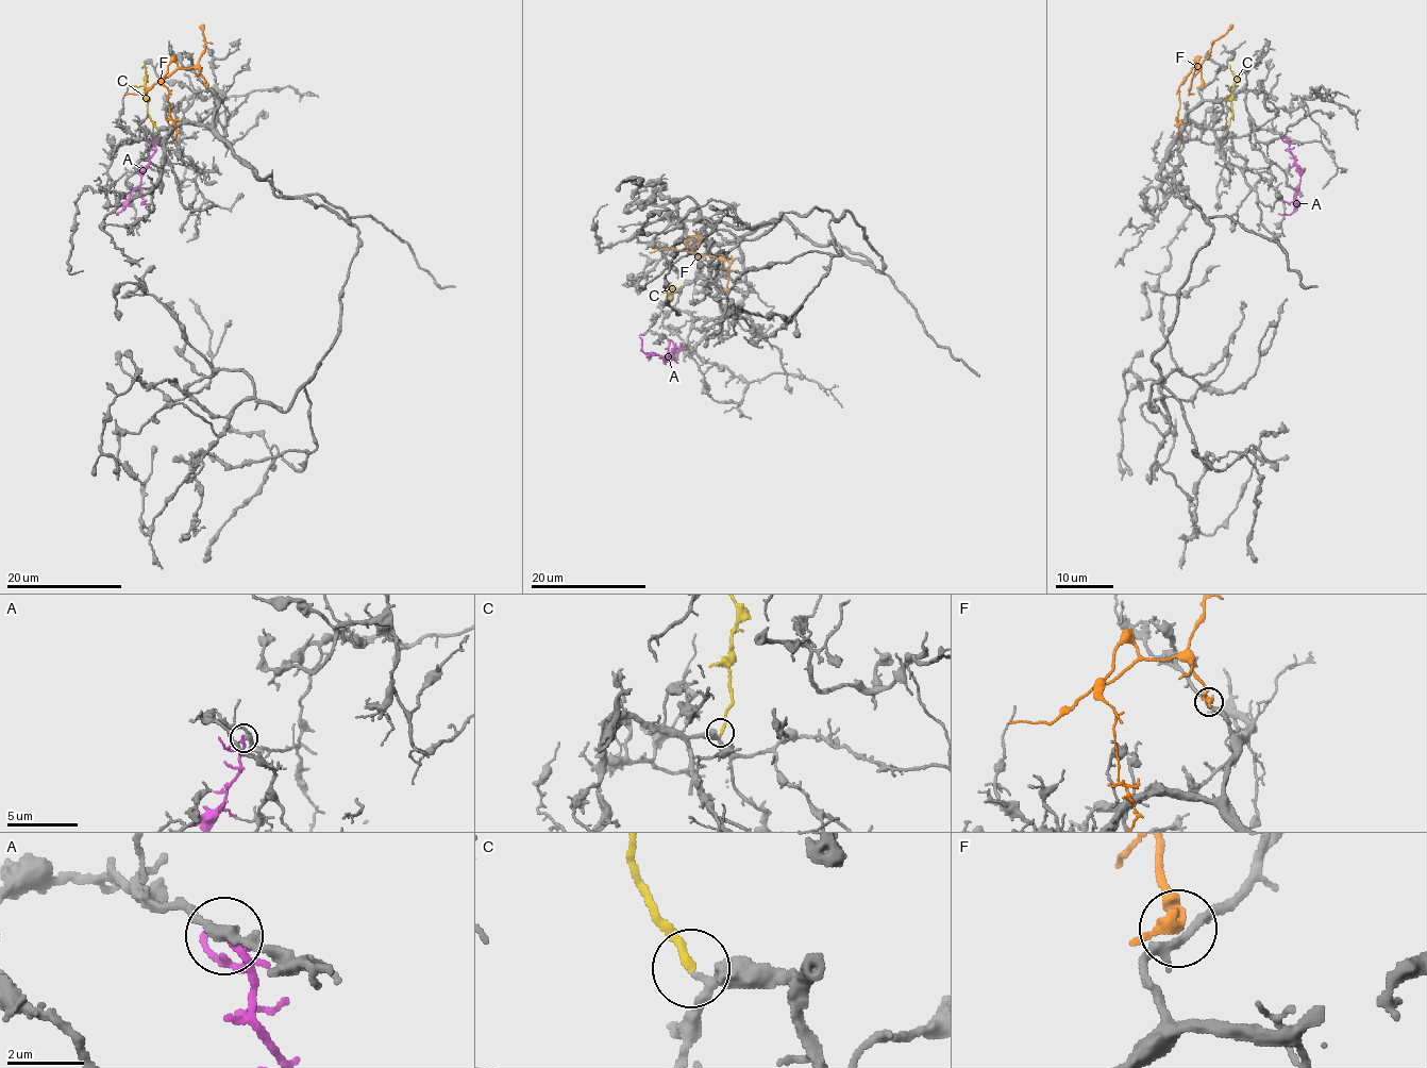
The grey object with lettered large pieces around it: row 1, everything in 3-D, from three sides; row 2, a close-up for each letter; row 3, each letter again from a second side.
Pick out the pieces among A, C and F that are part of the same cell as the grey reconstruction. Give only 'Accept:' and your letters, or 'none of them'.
Accept: C

